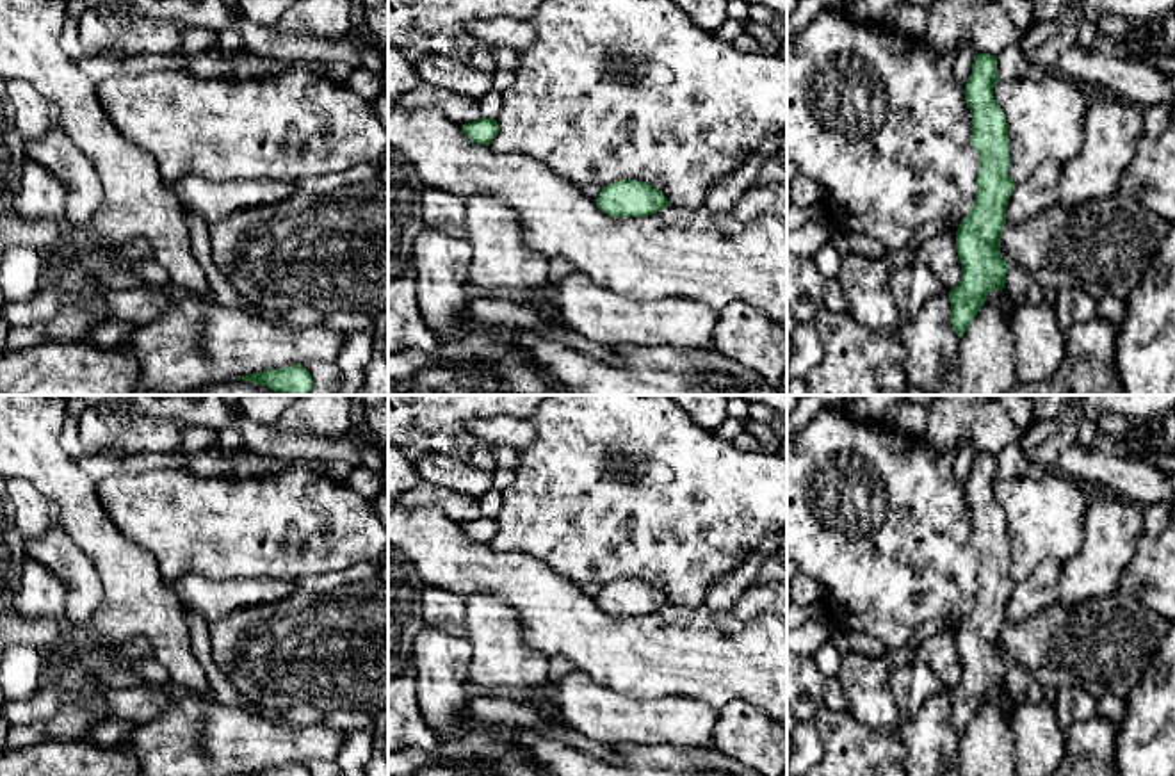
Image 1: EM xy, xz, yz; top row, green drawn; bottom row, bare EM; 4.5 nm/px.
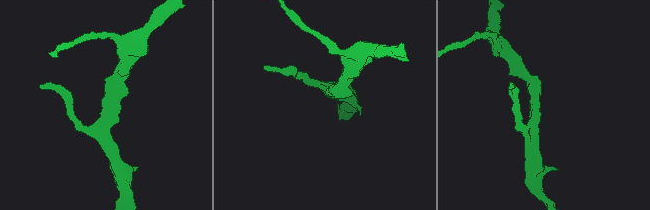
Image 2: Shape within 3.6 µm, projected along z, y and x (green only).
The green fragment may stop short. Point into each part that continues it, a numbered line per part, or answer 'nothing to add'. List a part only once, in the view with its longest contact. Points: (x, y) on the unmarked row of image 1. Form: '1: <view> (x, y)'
nothing to add

